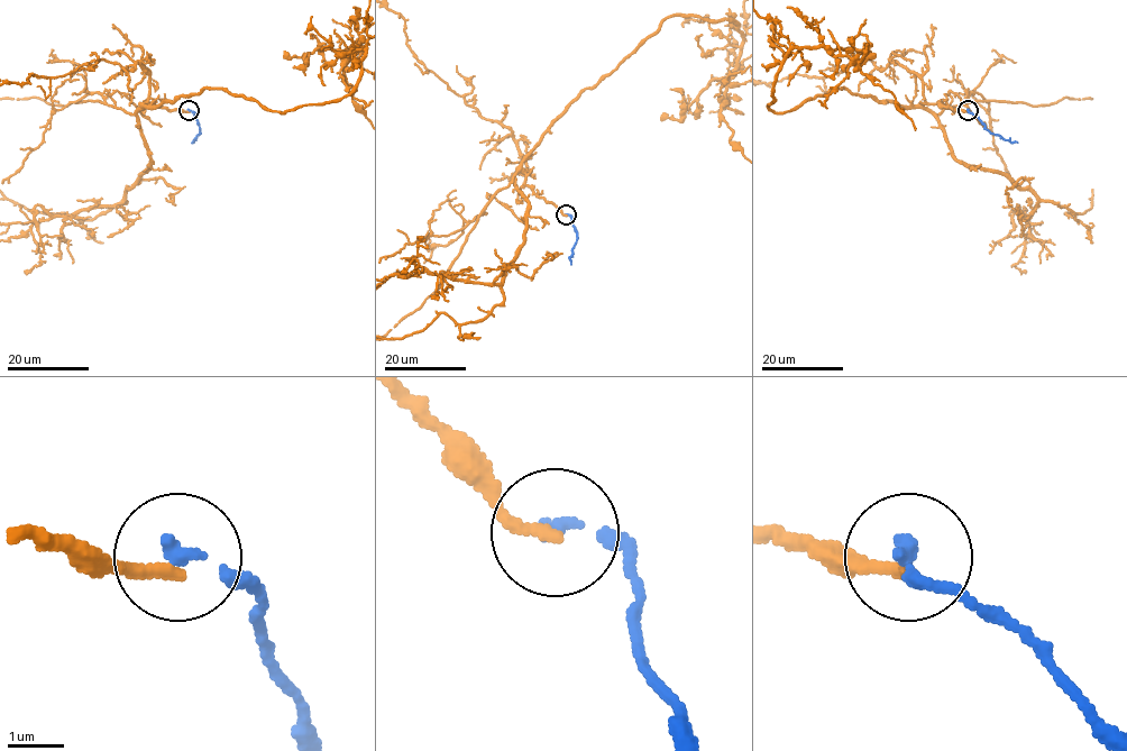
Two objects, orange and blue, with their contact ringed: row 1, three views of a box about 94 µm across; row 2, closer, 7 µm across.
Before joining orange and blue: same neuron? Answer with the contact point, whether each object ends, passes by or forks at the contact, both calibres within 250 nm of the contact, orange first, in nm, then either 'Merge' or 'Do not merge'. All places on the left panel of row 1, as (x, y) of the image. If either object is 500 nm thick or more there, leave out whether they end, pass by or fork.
Place: (189, 110). At the ring orange ends. At the ring blue ends. Thickness 220 nm (orange) against 240 nm. Do not merge

